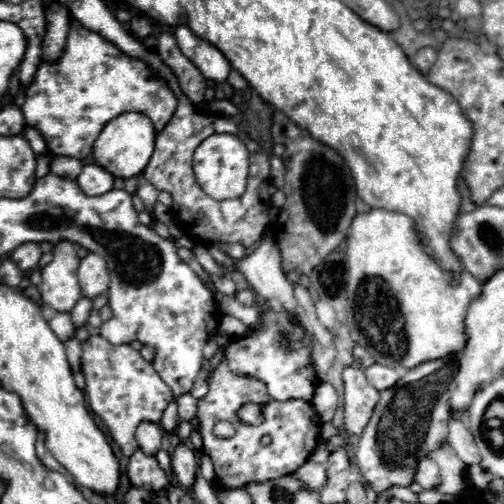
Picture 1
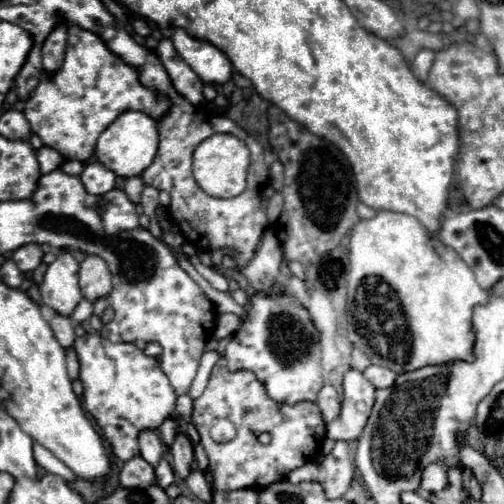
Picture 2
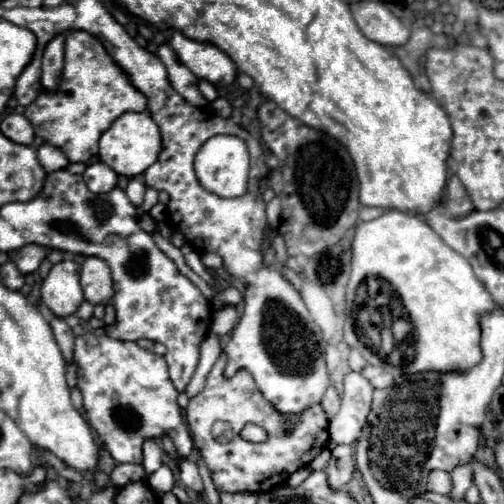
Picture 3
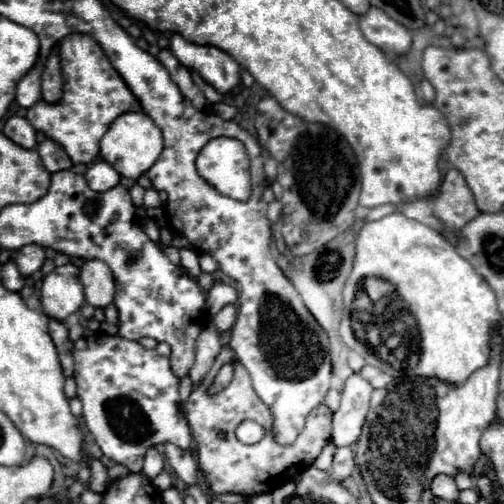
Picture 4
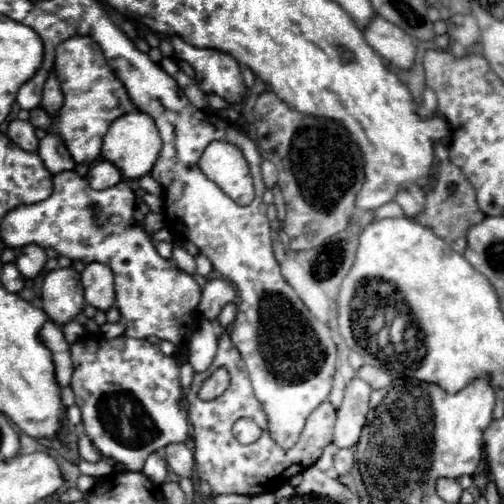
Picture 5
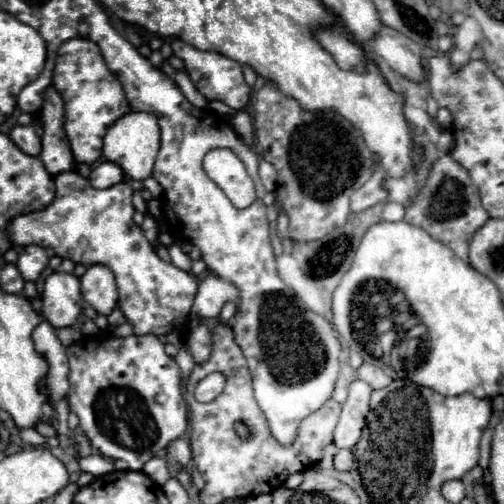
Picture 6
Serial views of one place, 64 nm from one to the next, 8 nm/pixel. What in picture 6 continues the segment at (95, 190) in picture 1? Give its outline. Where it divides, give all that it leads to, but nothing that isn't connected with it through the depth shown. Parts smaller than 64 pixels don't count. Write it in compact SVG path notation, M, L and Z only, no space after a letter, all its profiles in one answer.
M100 162L92 172L90 172L90 184L94 188L110 188L118 182L124 180L124 172L118 164L112 162Z

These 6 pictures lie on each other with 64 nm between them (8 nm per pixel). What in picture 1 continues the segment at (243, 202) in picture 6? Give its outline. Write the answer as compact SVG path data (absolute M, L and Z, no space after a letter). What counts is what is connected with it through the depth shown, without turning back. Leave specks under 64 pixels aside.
M212 134L208 136L194 152L194 174L200 184L200 188L216 198L238 198L246 190L246 178L248 178L248 150L234 134Z

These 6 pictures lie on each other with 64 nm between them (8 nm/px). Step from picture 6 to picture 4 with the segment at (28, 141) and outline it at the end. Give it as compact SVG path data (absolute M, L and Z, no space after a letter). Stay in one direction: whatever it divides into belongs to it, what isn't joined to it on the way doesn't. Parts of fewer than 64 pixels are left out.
M12 116L6 120L4 124L4 134L20 144L22 148L28 148L28 150L34 150L36 148L36 130L30 126L30 122L26 118L20 118L20 116Z

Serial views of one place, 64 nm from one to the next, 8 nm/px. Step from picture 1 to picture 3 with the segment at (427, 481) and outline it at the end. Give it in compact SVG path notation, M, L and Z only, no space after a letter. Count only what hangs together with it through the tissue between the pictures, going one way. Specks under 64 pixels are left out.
M442 470L430 472L426 488L428 488L430 492L436 492L436 494L444 494L444 496L448 496L450 490L452 490L452 478L450 478L448 472L442 472Z

